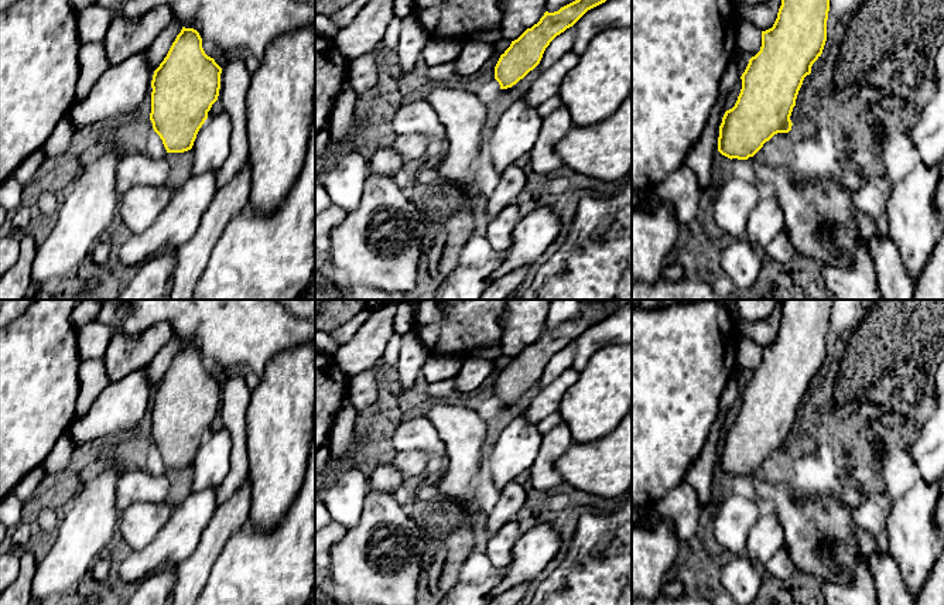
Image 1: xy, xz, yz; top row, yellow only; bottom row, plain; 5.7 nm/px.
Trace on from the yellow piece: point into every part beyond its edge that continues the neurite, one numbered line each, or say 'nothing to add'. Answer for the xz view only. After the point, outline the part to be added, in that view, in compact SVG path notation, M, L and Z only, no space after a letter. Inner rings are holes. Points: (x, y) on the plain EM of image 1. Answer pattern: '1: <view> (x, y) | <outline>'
nothing to add

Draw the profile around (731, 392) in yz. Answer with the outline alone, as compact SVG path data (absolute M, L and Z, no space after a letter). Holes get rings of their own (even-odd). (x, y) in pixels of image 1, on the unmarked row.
M729 379L722 392L722 397L719 401L719 411L724 413L725 416L728 416L739 394L741 394L741 392L738 389L736 380Z

